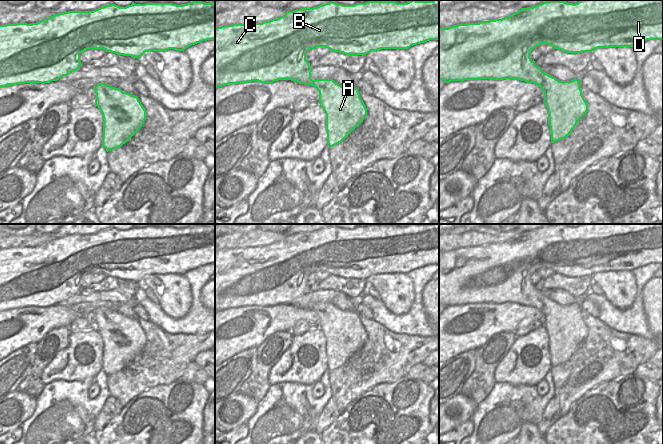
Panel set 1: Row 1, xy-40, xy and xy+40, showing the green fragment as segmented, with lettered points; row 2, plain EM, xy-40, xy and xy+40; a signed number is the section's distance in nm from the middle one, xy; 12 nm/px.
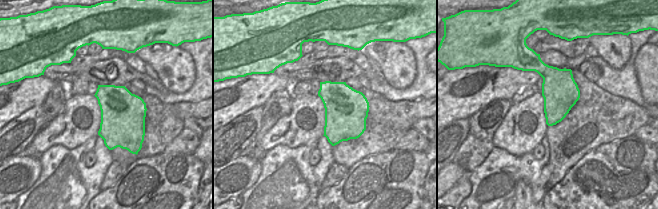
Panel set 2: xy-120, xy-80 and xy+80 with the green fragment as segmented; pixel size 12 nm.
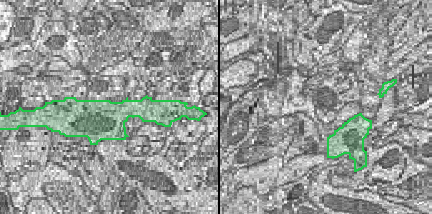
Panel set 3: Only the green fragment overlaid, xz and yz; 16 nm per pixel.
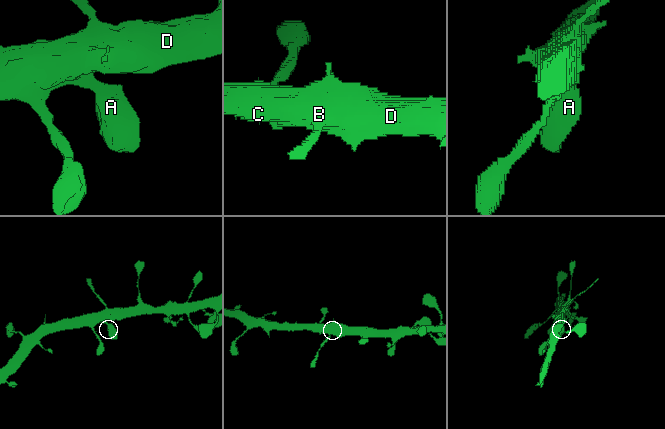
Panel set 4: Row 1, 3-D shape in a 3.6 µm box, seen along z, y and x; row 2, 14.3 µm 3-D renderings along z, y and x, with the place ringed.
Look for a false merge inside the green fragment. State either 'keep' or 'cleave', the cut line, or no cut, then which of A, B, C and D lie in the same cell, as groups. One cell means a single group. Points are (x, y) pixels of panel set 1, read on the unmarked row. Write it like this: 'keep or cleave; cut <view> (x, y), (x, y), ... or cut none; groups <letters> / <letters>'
keep; cut none; groups A B C D

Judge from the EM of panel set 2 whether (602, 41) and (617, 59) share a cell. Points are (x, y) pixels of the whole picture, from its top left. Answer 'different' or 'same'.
same

